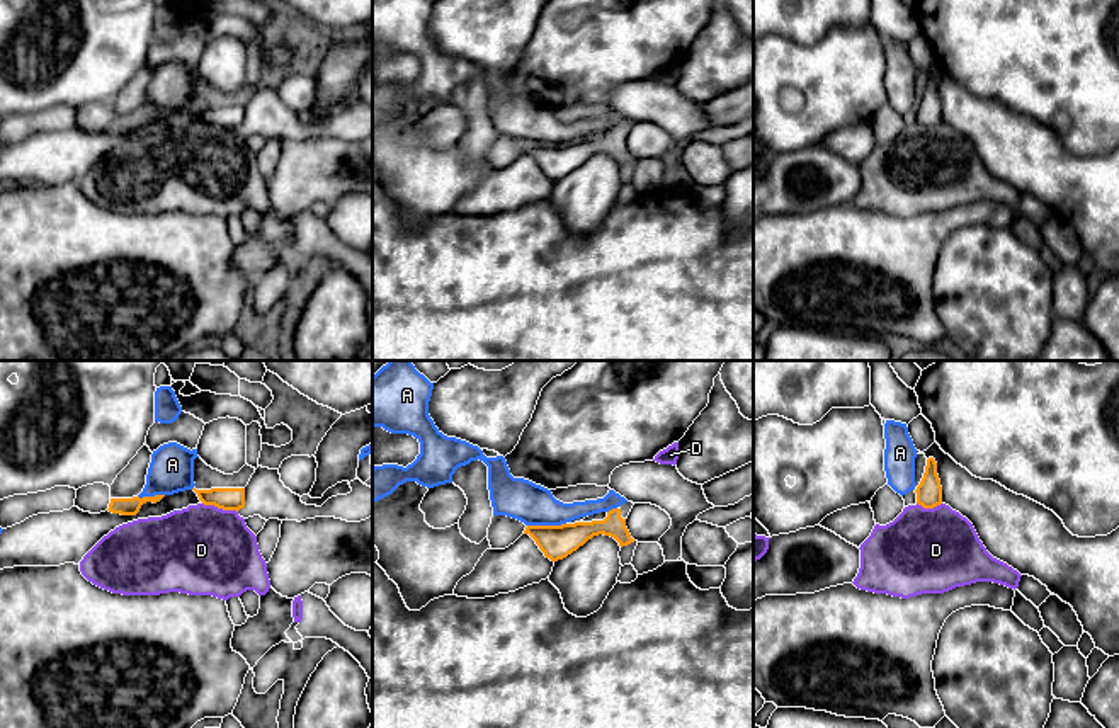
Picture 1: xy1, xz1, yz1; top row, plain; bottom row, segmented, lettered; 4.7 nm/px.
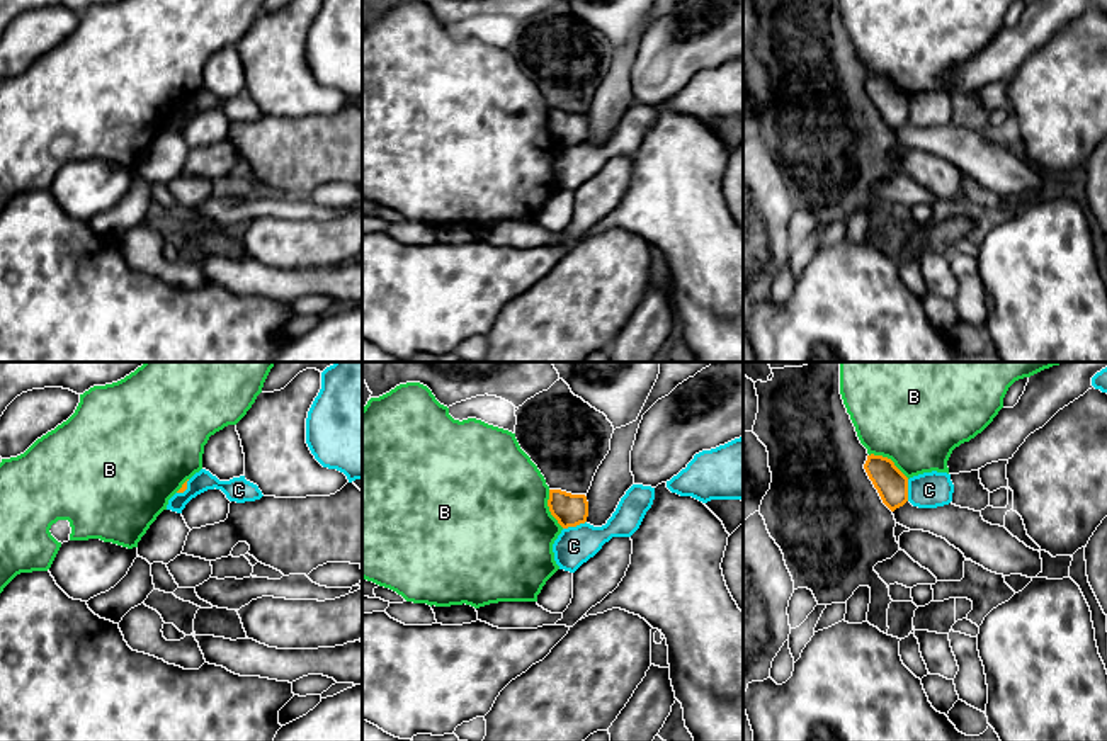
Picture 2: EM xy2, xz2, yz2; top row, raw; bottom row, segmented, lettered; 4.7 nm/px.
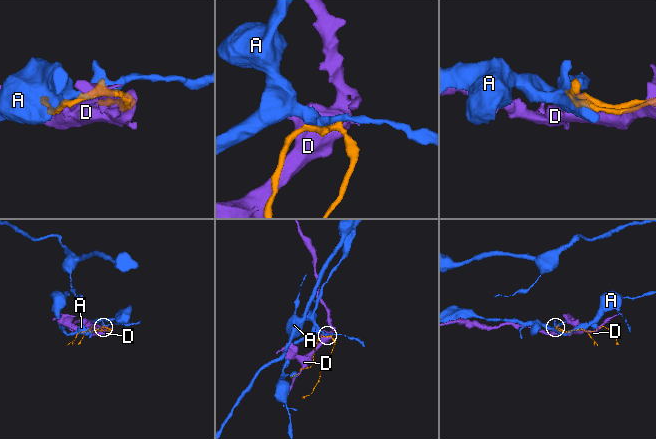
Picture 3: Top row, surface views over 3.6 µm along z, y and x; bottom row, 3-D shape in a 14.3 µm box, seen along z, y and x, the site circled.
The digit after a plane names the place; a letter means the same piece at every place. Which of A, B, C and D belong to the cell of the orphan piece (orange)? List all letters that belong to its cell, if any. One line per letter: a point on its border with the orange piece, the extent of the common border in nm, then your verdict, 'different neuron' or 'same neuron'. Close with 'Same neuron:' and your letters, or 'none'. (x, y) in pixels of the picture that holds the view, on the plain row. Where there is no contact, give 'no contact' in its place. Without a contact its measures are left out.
A: xz1 (546, 145) | 180 nm | different neuron
B: yz2 (890, 79) | 220 nm | different neuron
C: xz2 (573, 145) | 120 nm | different neuron
D: xy1 (220, 126) | 180 nm | different neuron
Same neuron: none

